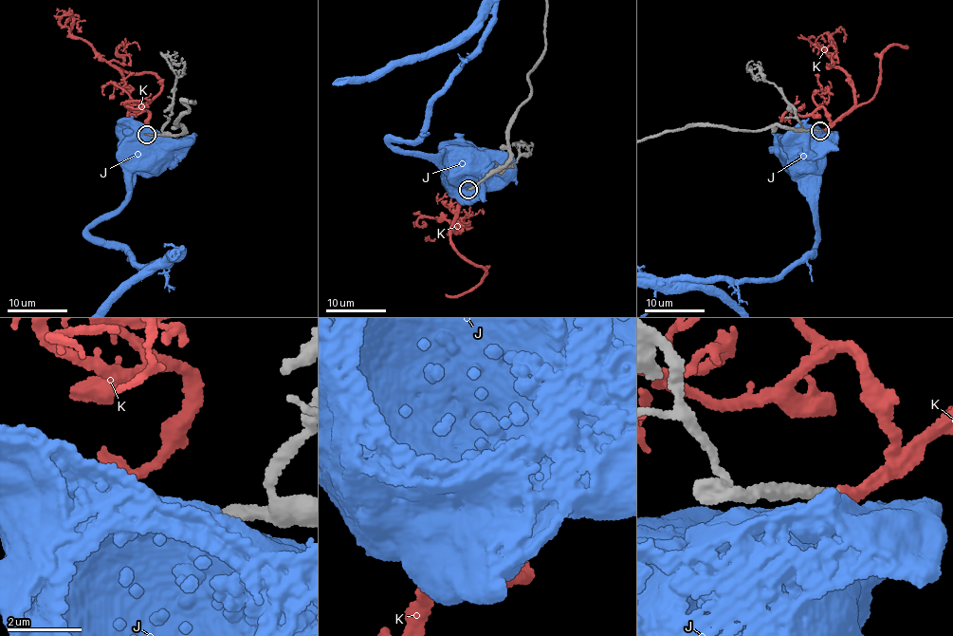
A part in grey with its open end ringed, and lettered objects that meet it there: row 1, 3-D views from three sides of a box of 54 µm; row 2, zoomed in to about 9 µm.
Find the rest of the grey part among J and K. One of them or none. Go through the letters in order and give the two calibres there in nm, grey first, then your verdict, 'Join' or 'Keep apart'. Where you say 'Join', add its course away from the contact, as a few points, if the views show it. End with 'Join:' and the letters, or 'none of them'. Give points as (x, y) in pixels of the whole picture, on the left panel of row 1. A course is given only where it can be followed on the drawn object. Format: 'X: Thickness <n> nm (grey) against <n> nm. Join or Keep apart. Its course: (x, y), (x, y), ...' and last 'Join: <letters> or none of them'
J: Thickness 440 nm (grey) against 1050 nm. Keep apart
K: Thickness 360 nm (grey) against 400 nm. Join
Join: K

